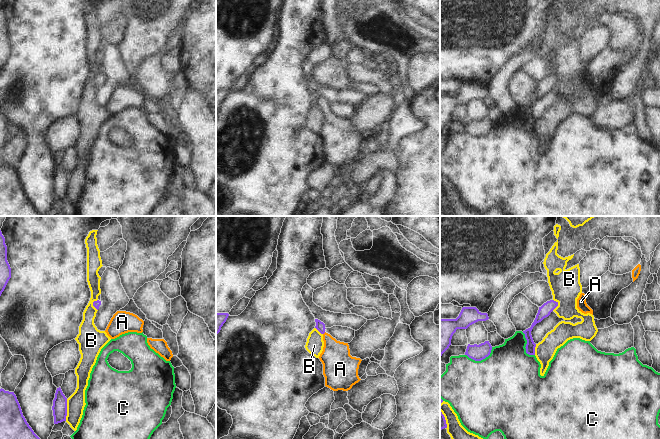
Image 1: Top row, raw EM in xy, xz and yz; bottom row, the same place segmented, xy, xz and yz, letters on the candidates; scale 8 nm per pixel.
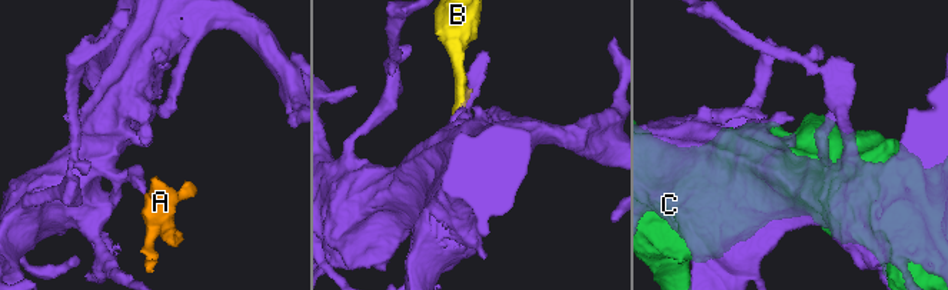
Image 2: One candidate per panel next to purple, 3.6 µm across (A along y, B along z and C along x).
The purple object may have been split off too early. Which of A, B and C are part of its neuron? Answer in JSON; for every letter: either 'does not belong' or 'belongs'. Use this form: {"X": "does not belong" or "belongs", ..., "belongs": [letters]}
{"A": "belongs", "B": "does not belong", "C": "does not belong", "belongs": ["A"]}

